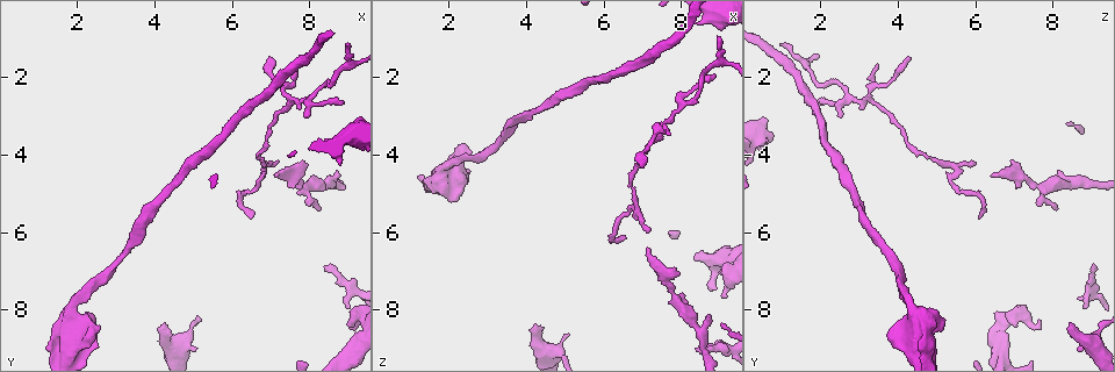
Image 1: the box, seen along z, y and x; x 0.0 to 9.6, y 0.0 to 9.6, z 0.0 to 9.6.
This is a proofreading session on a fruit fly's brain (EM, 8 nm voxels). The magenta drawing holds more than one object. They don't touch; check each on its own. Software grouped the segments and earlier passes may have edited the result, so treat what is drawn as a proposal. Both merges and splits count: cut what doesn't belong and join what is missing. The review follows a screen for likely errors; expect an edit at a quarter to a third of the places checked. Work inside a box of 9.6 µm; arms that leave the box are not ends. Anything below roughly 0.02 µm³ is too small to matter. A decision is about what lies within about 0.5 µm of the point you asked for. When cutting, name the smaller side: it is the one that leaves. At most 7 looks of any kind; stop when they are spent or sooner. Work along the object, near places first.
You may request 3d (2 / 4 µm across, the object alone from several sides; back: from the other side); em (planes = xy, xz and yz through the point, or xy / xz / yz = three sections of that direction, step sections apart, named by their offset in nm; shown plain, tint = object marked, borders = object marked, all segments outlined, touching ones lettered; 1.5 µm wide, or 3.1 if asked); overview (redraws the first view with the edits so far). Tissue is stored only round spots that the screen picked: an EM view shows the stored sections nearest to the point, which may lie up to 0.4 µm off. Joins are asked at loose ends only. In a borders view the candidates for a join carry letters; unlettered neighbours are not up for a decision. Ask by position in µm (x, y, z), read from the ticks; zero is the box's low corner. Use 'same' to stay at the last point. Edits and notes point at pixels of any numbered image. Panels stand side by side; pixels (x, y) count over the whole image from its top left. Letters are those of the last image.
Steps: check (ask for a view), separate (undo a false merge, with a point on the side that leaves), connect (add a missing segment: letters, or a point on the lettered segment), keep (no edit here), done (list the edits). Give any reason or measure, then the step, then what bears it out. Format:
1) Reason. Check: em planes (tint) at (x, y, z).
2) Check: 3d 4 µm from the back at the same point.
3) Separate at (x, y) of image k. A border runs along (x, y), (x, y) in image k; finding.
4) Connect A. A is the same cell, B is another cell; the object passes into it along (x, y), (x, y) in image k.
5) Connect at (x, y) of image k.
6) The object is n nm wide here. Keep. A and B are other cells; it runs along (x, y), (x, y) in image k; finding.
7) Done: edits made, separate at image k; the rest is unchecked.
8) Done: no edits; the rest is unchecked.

An open end. Check: em xy step 4 (borders) at (4.20, 8.35, 8.45).

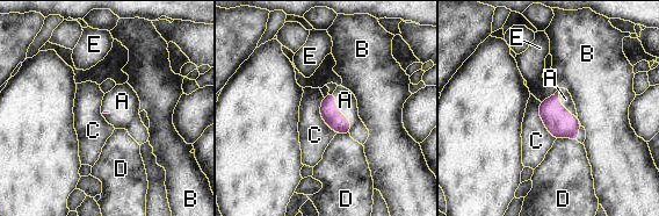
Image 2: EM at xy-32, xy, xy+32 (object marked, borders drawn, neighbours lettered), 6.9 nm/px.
Connect A. A is the same cell, B, C, D and E are other cells; the object passes into it along (332, 115), (340, 114), (345, 100) in image 2; it goes on there.

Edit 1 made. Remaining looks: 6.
See it whole again. Check: overview.

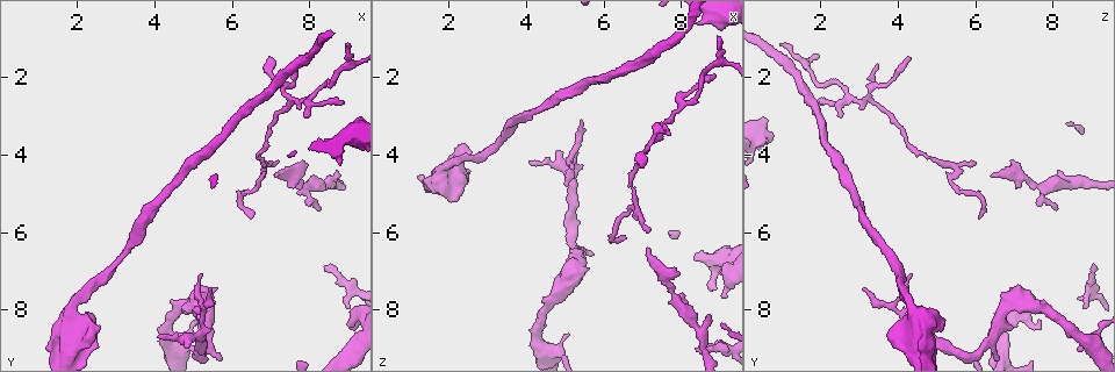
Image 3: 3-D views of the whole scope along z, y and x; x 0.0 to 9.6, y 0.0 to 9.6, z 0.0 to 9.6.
Free end. Check: em planes (plain) at (8.20, 5.45, 8.10).

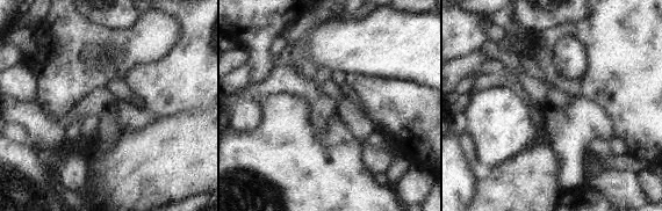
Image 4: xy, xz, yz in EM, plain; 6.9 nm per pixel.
Check: em planes (borders) at the same point.

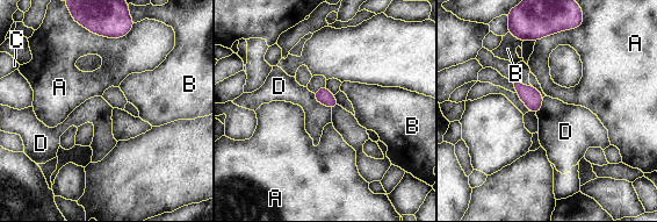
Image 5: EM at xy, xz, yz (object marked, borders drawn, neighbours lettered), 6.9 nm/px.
The longest contact is with D, 170 nm. Keep. A, B, C and D are other cells; a border runs along (312, 93), (318, 101), (331, 108) in image 5; no lettered segment goes on from it.

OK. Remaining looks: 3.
An open end. Check: em planes (borders) at (8.85, 2.65, 2.00).

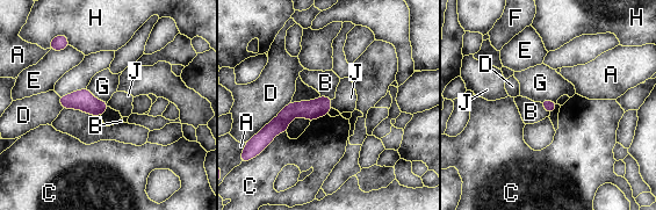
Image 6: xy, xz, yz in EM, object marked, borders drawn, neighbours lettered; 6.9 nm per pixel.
The longest contact is with D, 360 nm. Keep. A, B, C, D, E, F, G, H and J are other cells; a border runs along (332, 100), (330, 107) in image 6; none of them fits.

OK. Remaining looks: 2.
Done: edits made, connect at image 2; the rest is unchecked.

